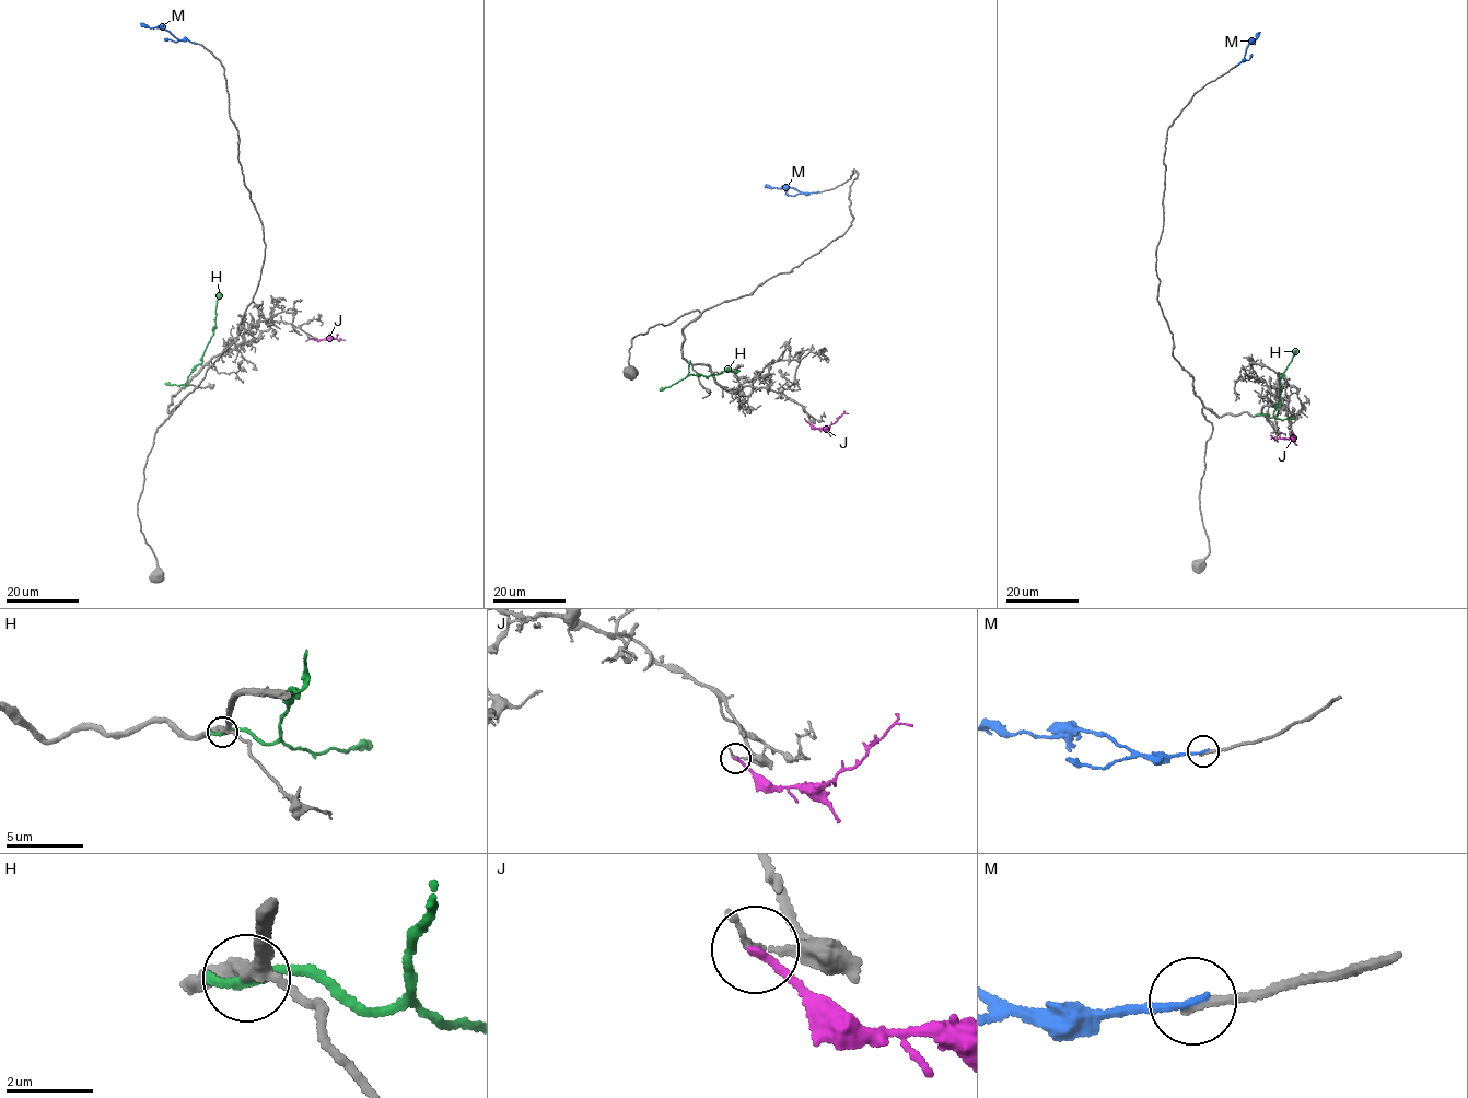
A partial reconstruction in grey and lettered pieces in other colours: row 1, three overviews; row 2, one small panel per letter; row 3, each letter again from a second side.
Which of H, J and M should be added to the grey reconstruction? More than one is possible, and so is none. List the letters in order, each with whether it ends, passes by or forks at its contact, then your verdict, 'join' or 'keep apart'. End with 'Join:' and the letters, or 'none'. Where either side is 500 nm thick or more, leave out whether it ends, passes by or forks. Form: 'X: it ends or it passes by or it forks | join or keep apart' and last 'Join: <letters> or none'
H: it ends | keep apart
J: it ends | keep apart
M: it ends | keep apart
Join: none

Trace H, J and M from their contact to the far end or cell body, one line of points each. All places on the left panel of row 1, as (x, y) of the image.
H: (184, 387), (187, 377), (201, 362), (212, 335), (219, 292)
J: (309, 339), (345, 339)
M: (194, 43), (176, 39), (163, 28), (144, 27), (140, 23)

